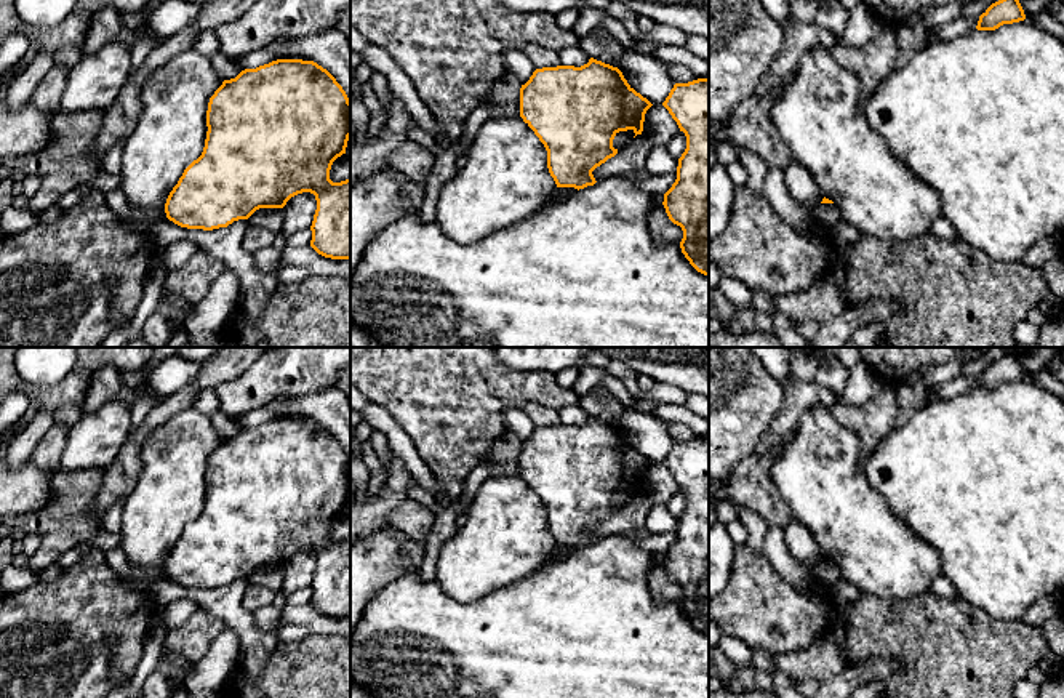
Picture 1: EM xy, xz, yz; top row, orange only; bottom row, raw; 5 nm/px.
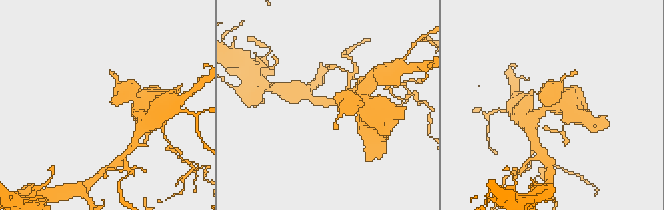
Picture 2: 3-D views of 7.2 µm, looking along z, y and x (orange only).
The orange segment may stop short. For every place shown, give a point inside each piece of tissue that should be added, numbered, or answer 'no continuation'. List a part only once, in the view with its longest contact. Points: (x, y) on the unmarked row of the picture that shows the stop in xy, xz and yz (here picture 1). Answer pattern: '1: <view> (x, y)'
no continuation

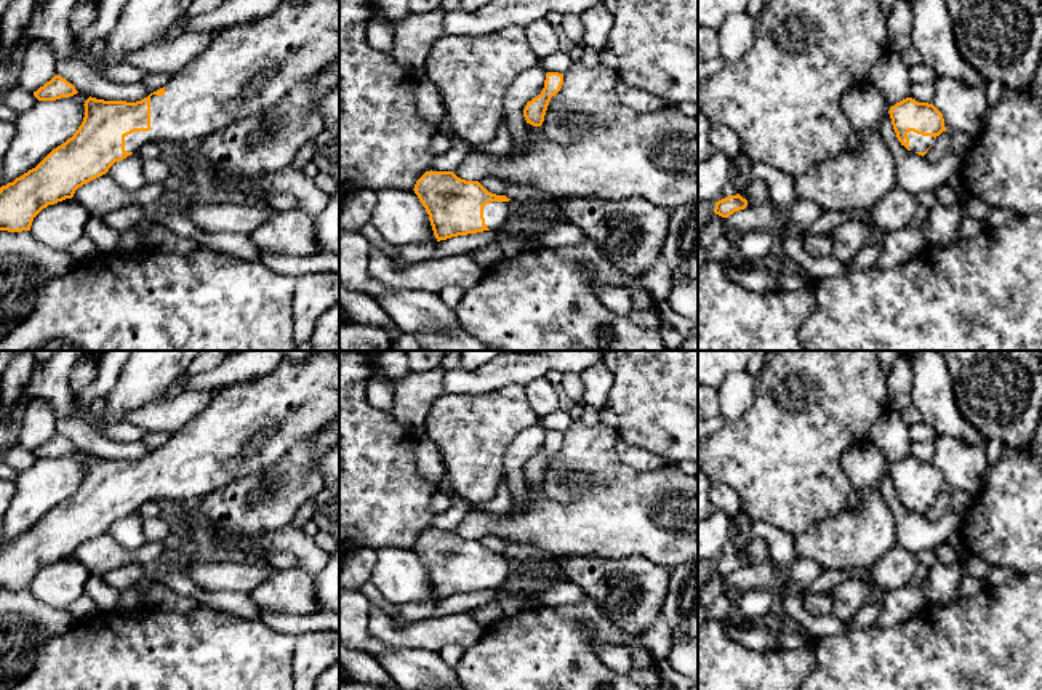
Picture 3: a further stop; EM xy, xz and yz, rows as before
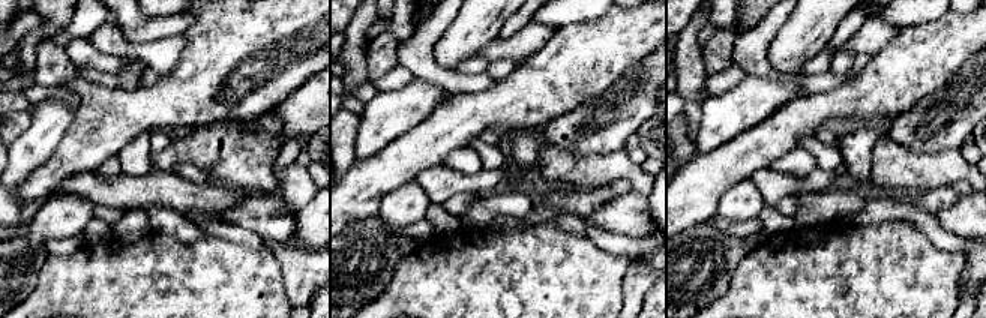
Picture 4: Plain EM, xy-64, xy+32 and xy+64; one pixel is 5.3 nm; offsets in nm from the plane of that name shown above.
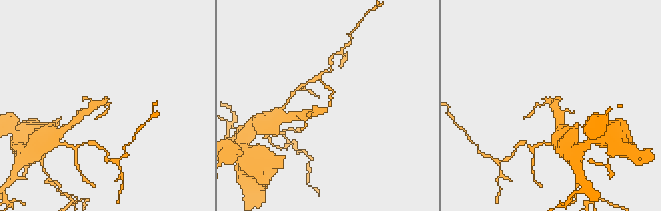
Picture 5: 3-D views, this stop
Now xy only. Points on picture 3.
1: xy (245, 428)

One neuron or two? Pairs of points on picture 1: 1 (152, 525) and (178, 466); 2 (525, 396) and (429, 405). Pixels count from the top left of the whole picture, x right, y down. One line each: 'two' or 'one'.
1: one
2: one

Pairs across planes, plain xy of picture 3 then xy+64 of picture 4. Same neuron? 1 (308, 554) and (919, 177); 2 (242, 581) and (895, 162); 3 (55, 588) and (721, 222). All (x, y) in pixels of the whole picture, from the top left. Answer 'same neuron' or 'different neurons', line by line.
1: same neuron
2: different neurons
3: different neurons

